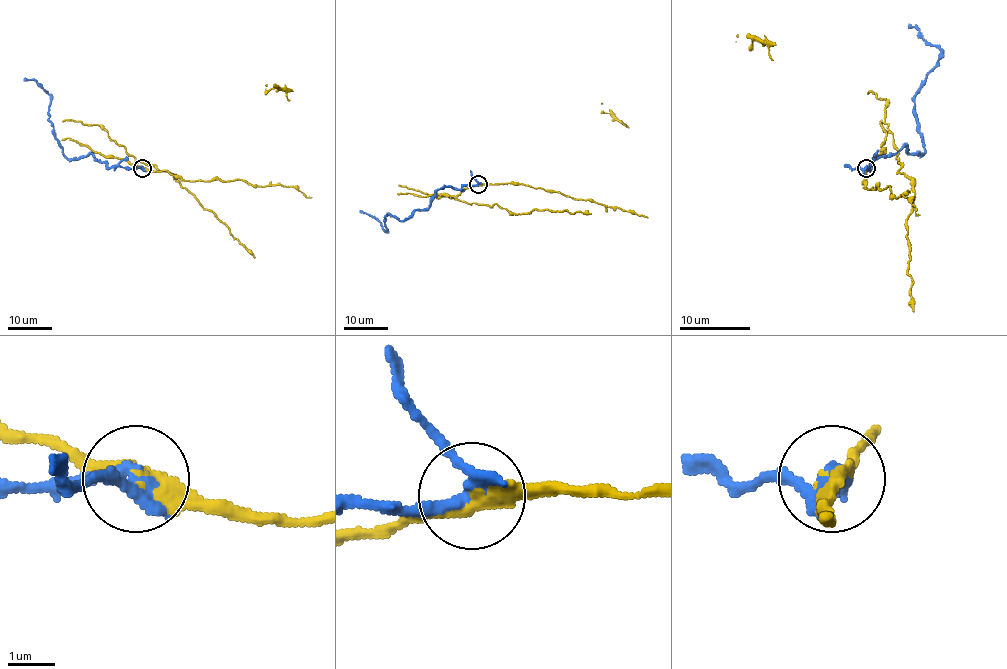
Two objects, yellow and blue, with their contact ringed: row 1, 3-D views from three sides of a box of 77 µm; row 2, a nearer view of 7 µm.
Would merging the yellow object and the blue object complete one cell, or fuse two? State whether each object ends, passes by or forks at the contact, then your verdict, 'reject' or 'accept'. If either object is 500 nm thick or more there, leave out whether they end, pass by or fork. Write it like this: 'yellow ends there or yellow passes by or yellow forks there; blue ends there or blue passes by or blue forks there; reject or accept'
yellow passes by; blue passes by; reject

